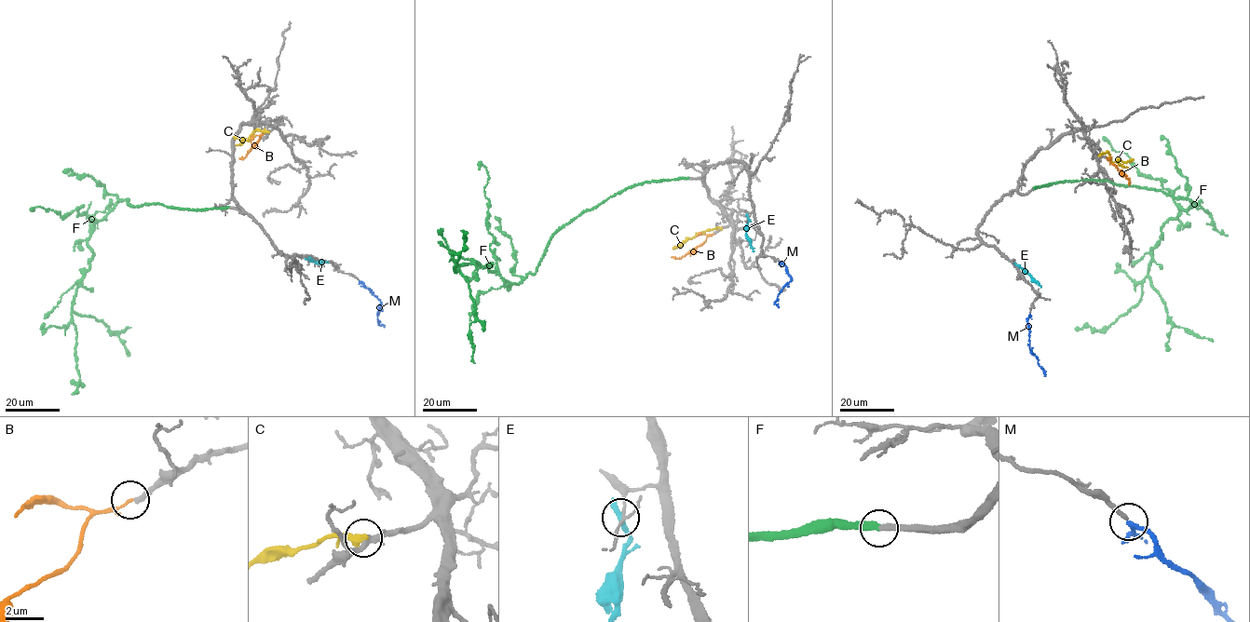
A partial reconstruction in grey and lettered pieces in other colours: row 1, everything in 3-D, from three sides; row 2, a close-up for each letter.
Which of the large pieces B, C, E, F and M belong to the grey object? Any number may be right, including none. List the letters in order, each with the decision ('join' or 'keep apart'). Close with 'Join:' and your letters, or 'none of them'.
B: keep apart
C: keep apart
E: keep apart
F: join
M: join
Join: F, M

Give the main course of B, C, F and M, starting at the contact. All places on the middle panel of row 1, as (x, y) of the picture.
B: (713, 234), (681, 258), (671, 257)
C: (721, 227), (707, 229), (672, 249)
F: (687, 179), (636, 183), (584, 210), (514, 284), (491, 263), (455, 273), (461, 230)
M: (781, 262), (791, 279), (778, 293), (775, 302), (778, 306)

